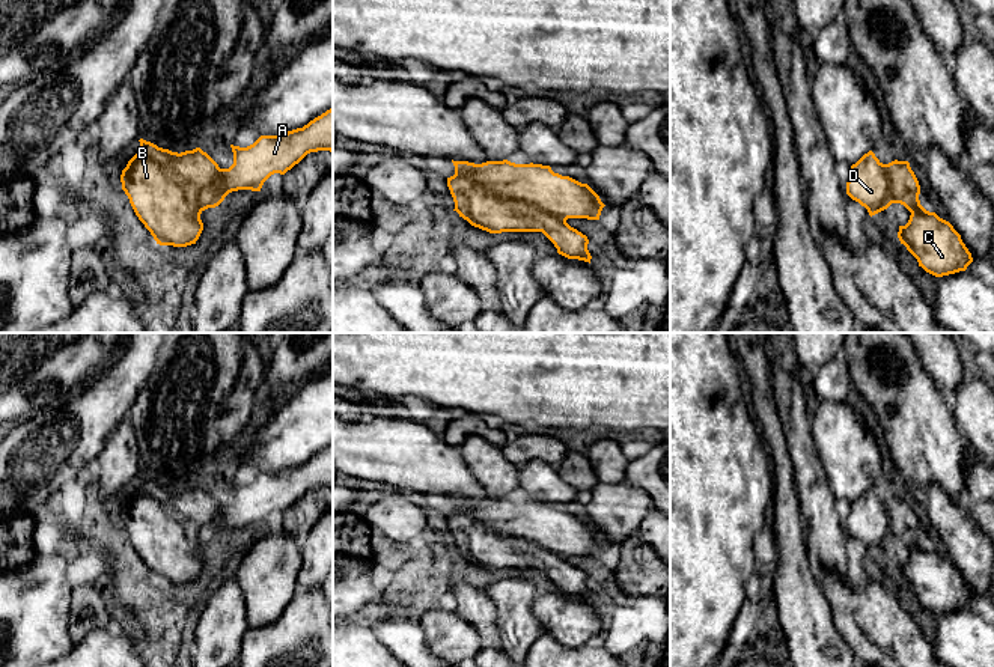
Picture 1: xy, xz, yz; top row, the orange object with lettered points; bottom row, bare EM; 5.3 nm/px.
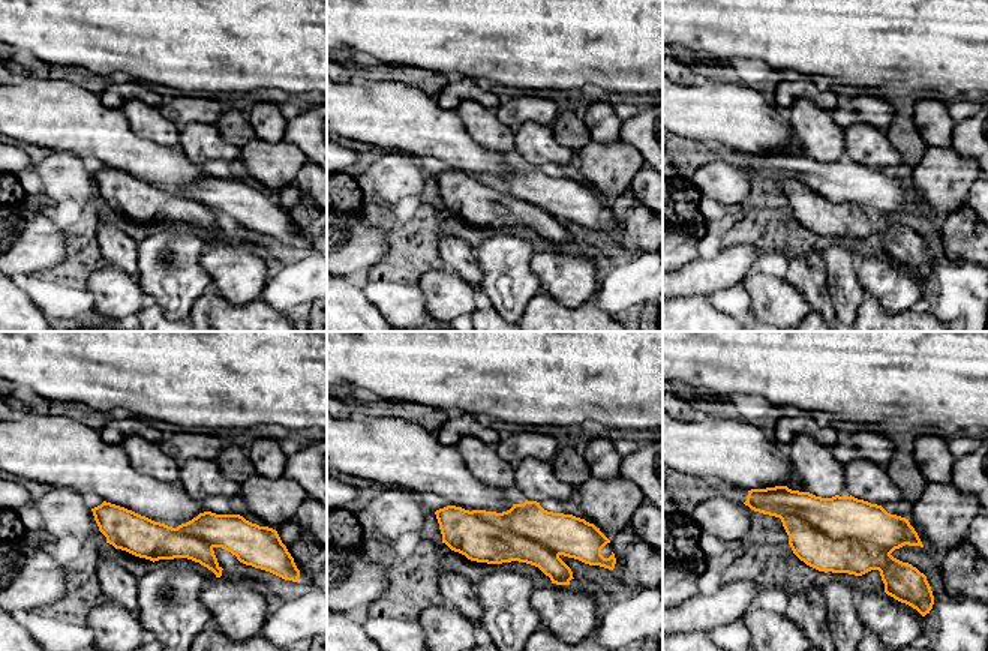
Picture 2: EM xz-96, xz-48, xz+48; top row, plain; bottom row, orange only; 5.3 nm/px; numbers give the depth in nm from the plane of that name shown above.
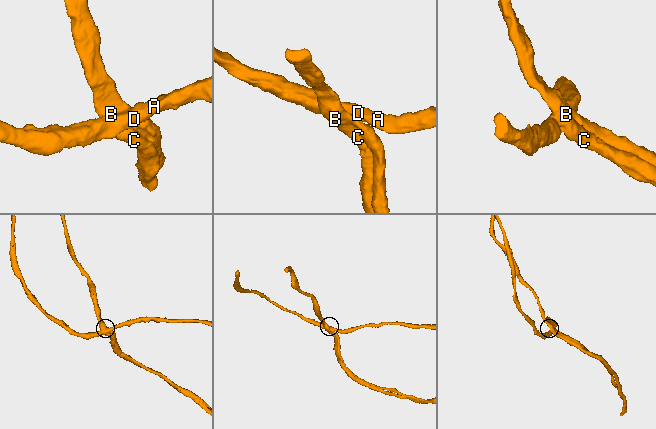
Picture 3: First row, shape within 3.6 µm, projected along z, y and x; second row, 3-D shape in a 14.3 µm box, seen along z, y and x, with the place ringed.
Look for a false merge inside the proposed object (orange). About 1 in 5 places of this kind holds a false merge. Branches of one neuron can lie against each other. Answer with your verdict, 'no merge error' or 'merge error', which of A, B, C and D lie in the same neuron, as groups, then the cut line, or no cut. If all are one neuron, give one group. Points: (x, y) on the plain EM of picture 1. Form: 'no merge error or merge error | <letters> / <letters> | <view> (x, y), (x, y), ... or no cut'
merge error | A D / B C | xz (455, 511), (472, 515), (502, 535), (529, 539), (565, 557)

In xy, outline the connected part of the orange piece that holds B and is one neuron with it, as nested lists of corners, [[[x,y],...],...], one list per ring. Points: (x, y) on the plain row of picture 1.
[[[143,476],[139,479],[140,486],[120,512],[122,527],[136,553],[160,583],[187,584],[196,581],[203,568],[200,551],[208,547],[202,533],[212,527],[221,506],[200,485],[178,491]]]

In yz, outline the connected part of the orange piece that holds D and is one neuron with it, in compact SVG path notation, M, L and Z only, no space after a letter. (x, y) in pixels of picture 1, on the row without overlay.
M872 488L851 503L846 531L875 553L892 542L890 516Z

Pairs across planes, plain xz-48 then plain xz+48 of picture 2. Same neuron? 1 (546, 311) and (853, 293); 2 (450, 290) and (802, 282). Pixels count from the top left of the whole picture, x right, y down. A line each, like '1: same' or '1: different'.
1: different
2: different

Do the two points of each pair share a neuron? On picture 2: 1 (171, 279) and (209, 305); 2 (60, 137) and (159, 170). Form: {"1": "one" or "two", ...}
{"1": "two", "2": "one"}

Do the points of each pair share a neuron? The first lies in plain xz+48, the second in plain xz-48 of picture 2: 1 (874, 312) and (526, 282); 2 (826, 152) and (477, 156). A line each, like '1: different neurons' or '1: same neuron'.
1: different neurons
2: different neurons

